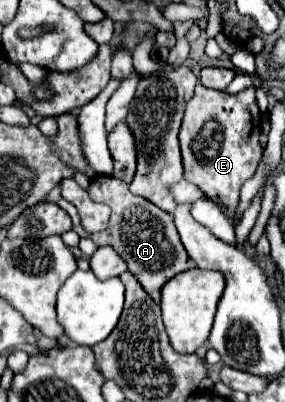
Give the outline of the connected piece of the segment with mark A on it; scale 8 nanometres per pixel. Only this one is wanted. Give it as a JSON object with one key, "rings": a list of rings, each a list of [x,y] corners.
{"rings":[[[98,175],[90,182],[89,194],[94,202],[102,202],[106,206],[110,206],[112,214],[110,214],[110,222],[108,228],[98,232],[98,234],[86,234],[78,222],[78,214],[76,208],[68,202],[64,202],[61,198],[58,206],[64,208],[70,216],[72,216],[72,230],[78,236],[86,236],[90,238],[96,246],[112,246],[120,258],[124,258],[124,262],[128,264],[128,270],[136,276],[136,280],[142,284],[142,288],[154,298],[154,302],[160,300],[160,288],[164,286],[164,282],[168,282],[172,276],[194,268],[196,264],[188,258],[178,234],[176,234],[176,226],[172,222],[172,214],[160,210],[158,206],[154,206],[152,202],[134,196],[129,190],[129,186],[111,176]]]}

